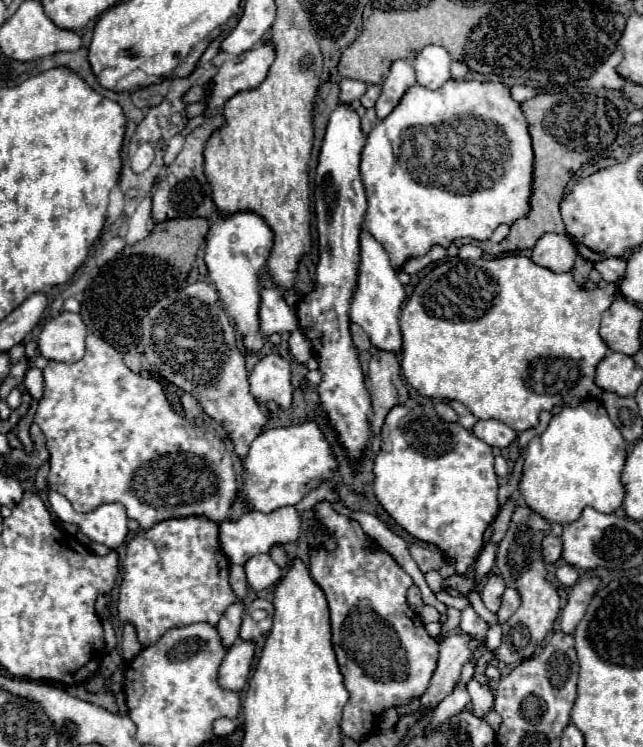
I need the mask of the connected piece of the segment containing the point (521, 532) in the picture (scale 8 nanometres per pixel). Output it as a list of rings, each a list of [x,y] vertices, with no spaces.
[[[521,505],[513,513],[509,529],[507,529],[505,537],[501,539],[499,549],[497,549],[495,571],[505,579],[507,587],[521,591],[519,609],[507,619],[507,623],[503,623],[501,645],[493,653],[489,653],[491,659],[503,661],[507,665],[515,665],[515,663],[529,659],[537,651],[539,643],[545,641],[547,633],[553,629],[555,619],[559,617],[559,611],[561,611],[559,593],[547,581],[547,571],[543,567],[543,557],[541,557],[541,547],[539,547],[539,539],[543,535],[547,535],[547,527],[549,527],[549,523],[541,515],[537,515],[529,507]]]

